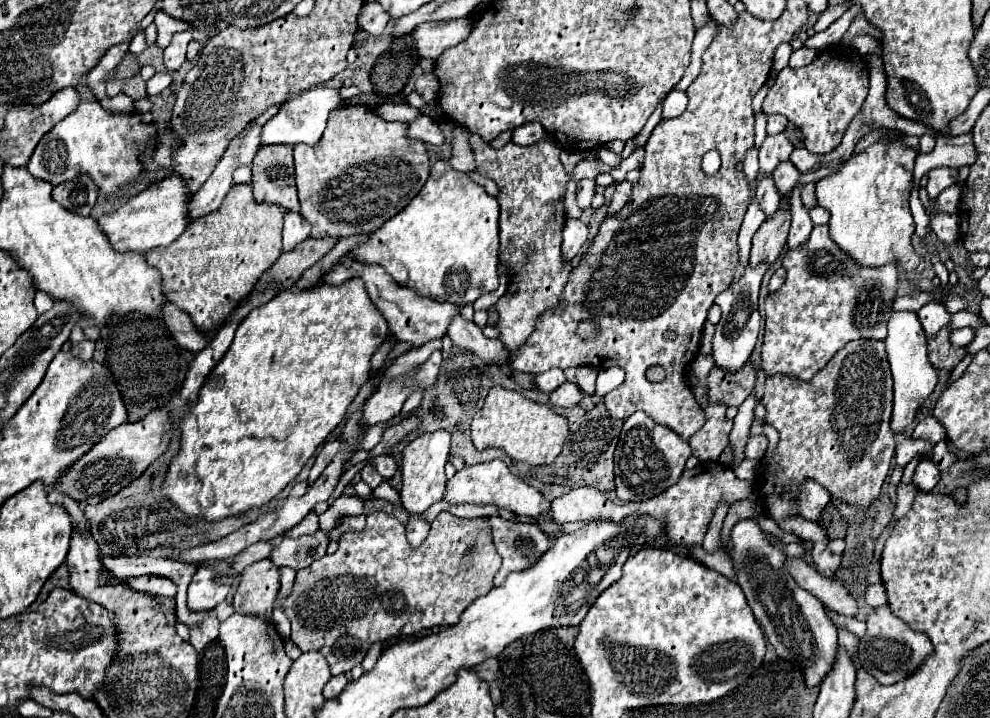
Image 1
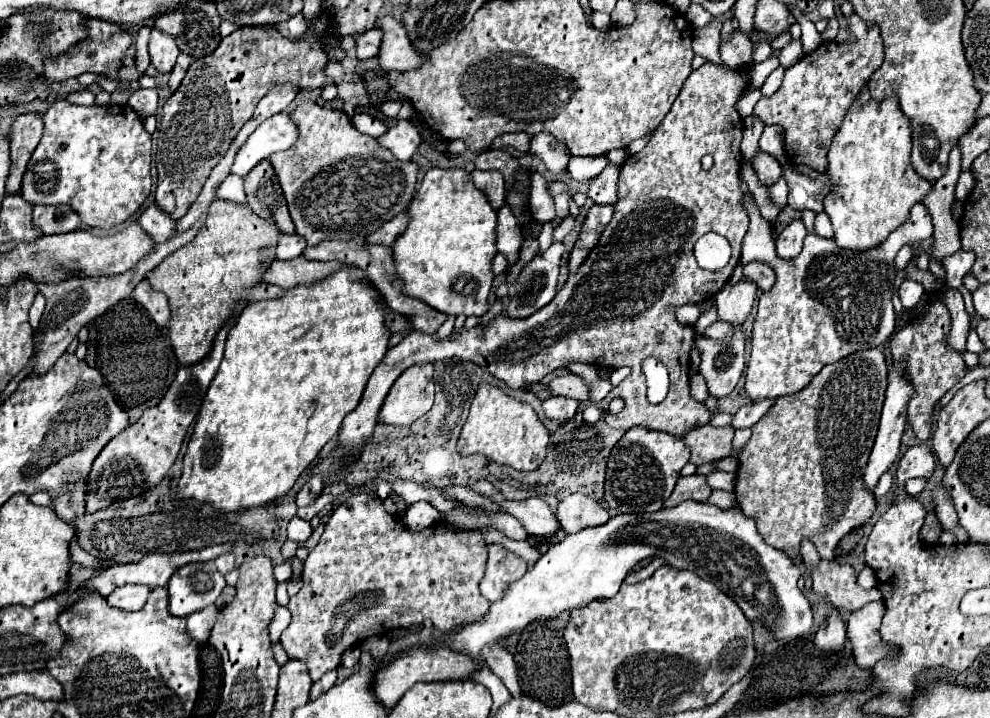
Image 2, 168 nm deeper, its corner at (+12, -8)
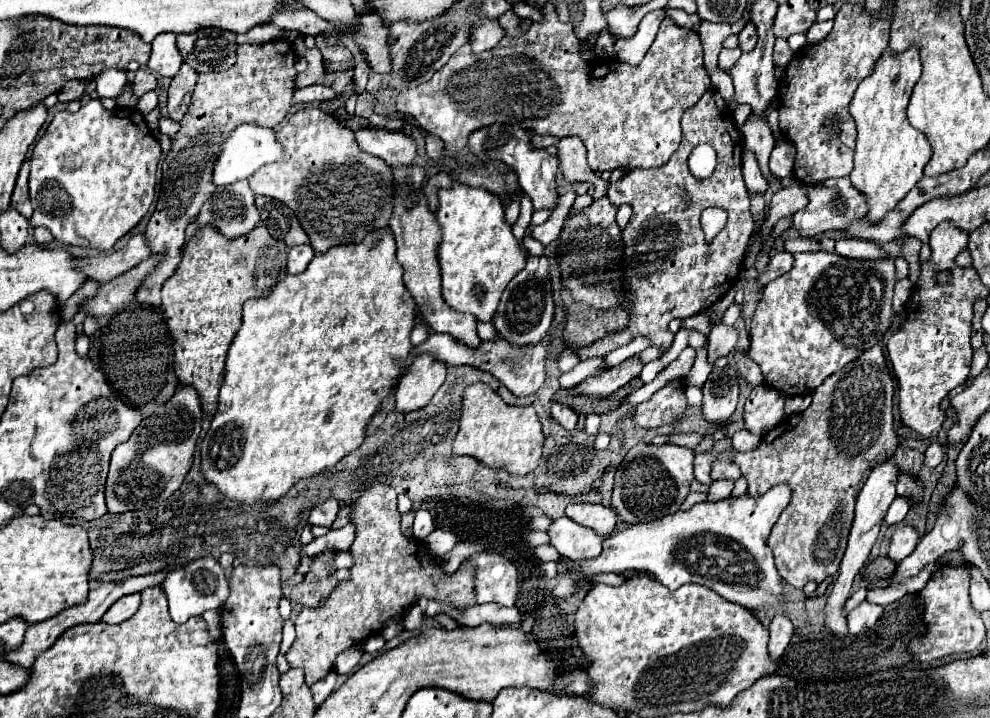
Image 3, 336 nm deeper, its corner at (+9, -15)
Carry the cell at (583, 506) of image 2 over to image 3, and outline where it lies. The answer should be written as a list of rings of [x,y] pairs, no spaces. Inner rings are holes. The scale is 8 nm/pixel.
[[[568,504],[566,516],[600,536],[608,536],[616,528],[616,512],[600,504]]]

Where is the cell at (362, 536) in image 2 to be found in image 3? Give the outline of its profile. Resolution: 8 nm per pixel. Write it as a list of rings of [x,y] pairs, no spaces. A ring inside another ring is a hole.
[[[370,484],[360,494],[352,504],[350,518],[350,524],[356,526],[356,538],[348,550],[354,558],[350,580],[342,580],[316,608],[302,606],[296,616],[296,640],[286,652],[286,660],[290,666],[304,670],[308,686],[322,680],[332,670],[340,652],[364,644],[370,636],[380,632],[390,618],[404,616],[422,596],[438,604],[454,604],[460,612],[478,604],[474,564],[464,560],[456,572],[446,574],[428,554],[424,542],[402,534],[396,496],[396,490],[388,484]]]

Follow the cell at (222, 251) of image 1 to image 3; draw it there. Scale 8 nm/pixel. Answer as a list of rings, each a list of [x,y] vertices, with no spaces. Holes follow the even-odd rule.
[[[208,224],[198,228],[188,240],[186,248],[182,250],[180,266],[162,286],[162,308],[174,340],[176,376],[182,384],[192,384],[198,390],[202,408],[210,414],[214,414],[218,406],[218,392],[224,380],[224,360],[228,348],[242,324],[242,304],[250,298],[268,296],[270,290],[286,276],[286,254],[288,246],[274,240],[262,224],[234,240],[228,240],[212,224]]]

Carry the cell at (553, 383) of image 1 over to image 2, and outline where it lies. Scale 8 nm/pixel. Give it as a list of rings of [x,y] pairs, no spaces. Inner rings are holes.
[[[567,373],[567,375],[561,375],[561,377],[555,377],[549,381],[549,387],[553,391],[553,395],[563,395],[563,397],[571,397],[571,399],[577,399],[577,401],[589,401],[589,383],[581,377],[581,375],[573,375],[573,373]]]

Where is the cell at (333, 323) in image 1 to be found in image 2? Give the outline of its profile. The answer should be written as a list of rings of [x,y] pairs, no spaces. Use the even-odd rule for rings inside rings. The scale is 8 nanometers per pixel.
[[[339,269],[335,277],[327,277],[327,281],[319,281],[319,285],[309,285],[307,289],[287,289],[283,297],[279,299],[267,299],[267,301],[255,301],[249,303],[243,313],[239,315],[239,321],[235,321],[233,329],[227,333],[225,341],[225,357],[221,361],[221,367],[205,395],[205,401],[201,405],[201,413],[195,421],[195,429],[191,435],[191,441],[187,445],[187,453],[183,459],[183,477],[179,481],[179,497],[185,499],[197,499],[197,501],[207,501],[213,503],[221,511],[241,511],[247,507],[259,507],[265,505],[281,495],[285,495],[297,477],[313,463],[313,459],[319,455],[323,445],[337,435],[341,429],[341,423],[347,413],[351,413],[365,391],[365,385],[373,373],[373,369],[381,363],[389,349],[389,339],[391,339],[391,329],[387,329],[385,317],[383,317],[383,305],[385,297],[375,289],[375,285],[367,281],[351,281],[347,277],[347,269]]]

